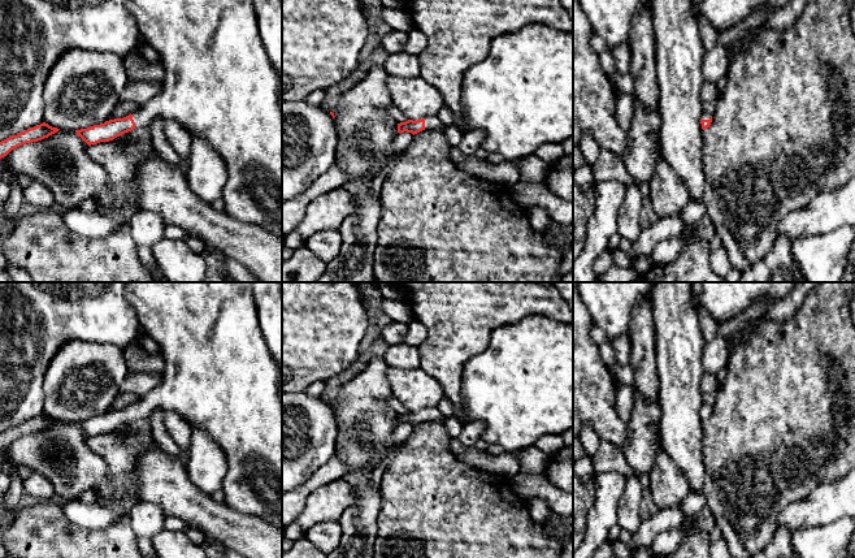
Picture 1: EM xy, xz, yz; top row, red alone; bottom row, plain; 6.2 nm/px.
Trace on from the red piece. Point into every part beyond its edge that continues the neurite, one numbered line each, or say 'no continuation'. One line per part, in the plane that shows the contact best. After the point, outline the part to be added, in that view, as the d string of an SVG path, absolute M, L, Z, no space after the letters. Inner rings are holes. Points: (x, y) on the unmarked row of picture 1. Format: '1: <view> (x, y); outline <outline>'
1: xy (220, 376); outline M126 282L125 298L127 304L134 310L142 332L159 345L165 362L161 384L133 405L135 419L148 418L153 408L161 407L164 411L179 414L191 428L199 428L207 432L221 447L227 462L227 472L221 488L225 496L223 505L242 514L257 516L274 528L282 529L282 401L279 398L282 371L269 352L262 336L252 293L252 282Z

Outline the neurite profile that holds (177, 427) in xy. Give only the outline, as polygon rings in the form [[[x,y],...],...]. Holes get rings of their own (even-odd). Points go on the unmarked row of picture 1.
[[[165,411],[164,424],[168,433],[181,450],[190,447],[192,428],[179,414]]]

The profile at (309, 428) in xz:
[[[307,390],[282,393],[282,494],[307,480],[335,454],[337,418],[333,407]]]

